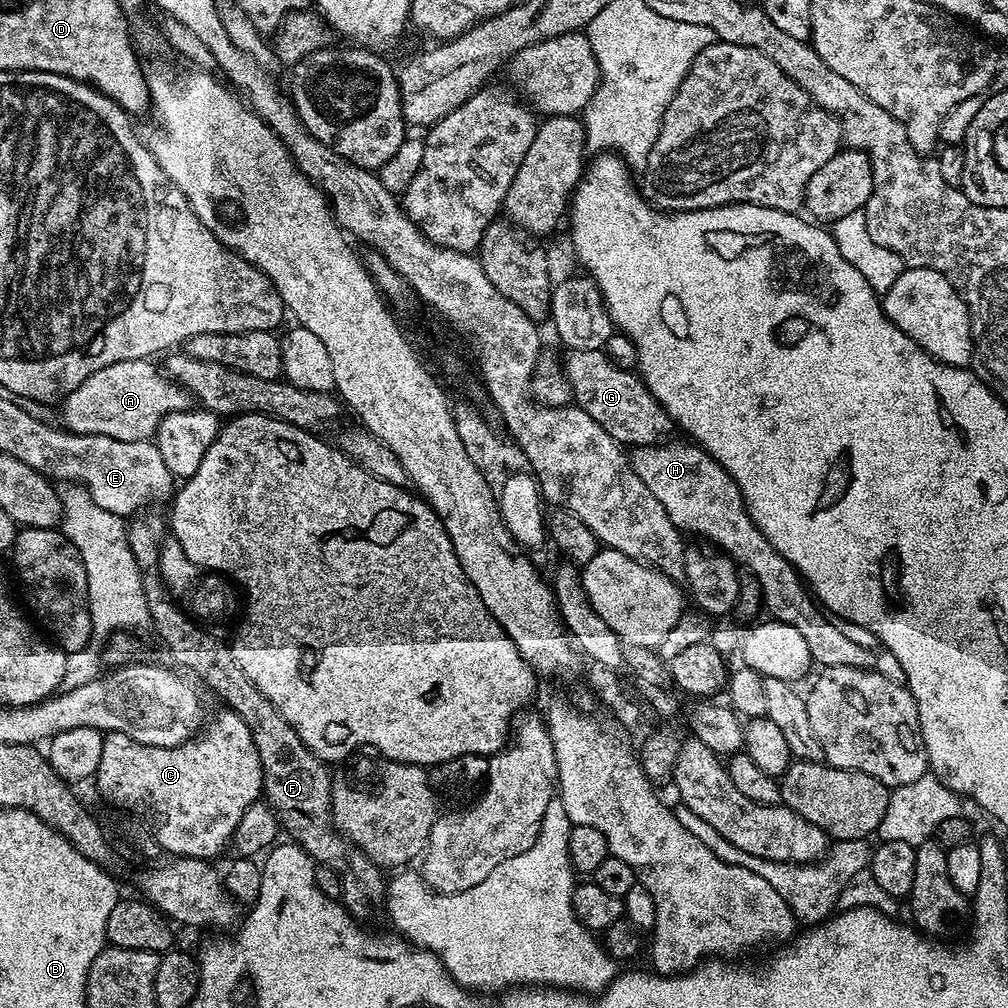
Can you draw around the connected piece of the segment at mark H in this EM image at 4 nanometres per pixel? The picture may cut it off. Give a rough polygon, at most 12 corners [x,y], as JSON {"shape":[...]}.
{"shape":[[695,443],[633,447],[630,463],[681,533],[713,540],[758,582],[824,668],[904,684],[857,646],[758,530],[728,471]]}

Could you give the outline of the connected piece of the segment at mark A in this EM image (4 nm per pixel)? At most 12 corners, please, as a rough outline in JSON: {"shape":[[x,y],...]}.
{"shape":[[151,359],[94,370],[59,401],[65,429],[149,439],[191,394]]}

